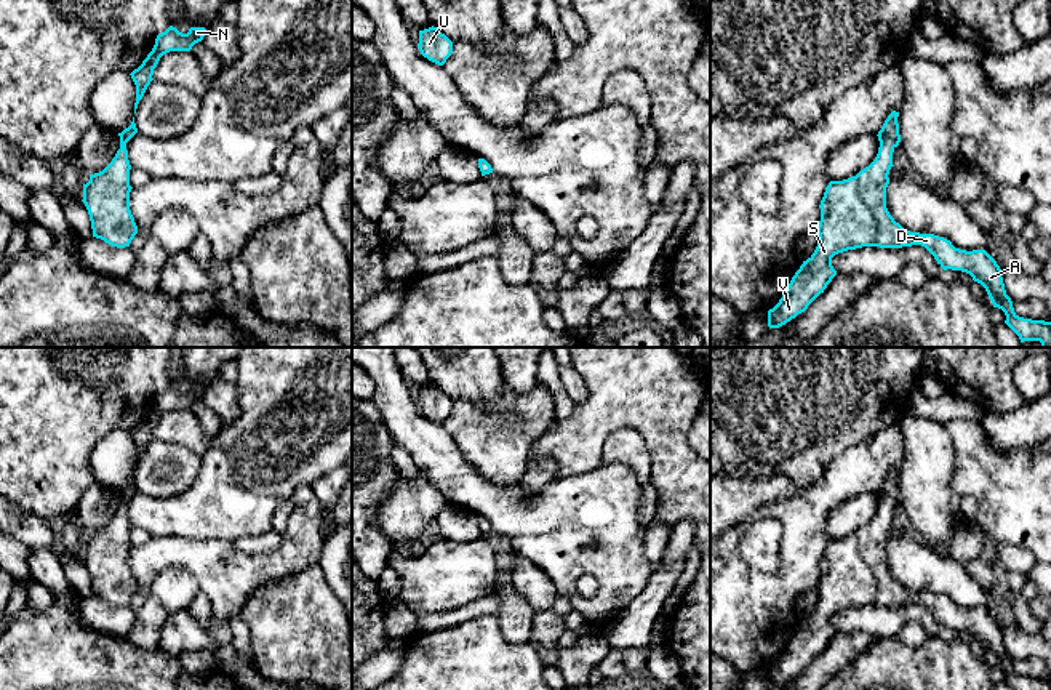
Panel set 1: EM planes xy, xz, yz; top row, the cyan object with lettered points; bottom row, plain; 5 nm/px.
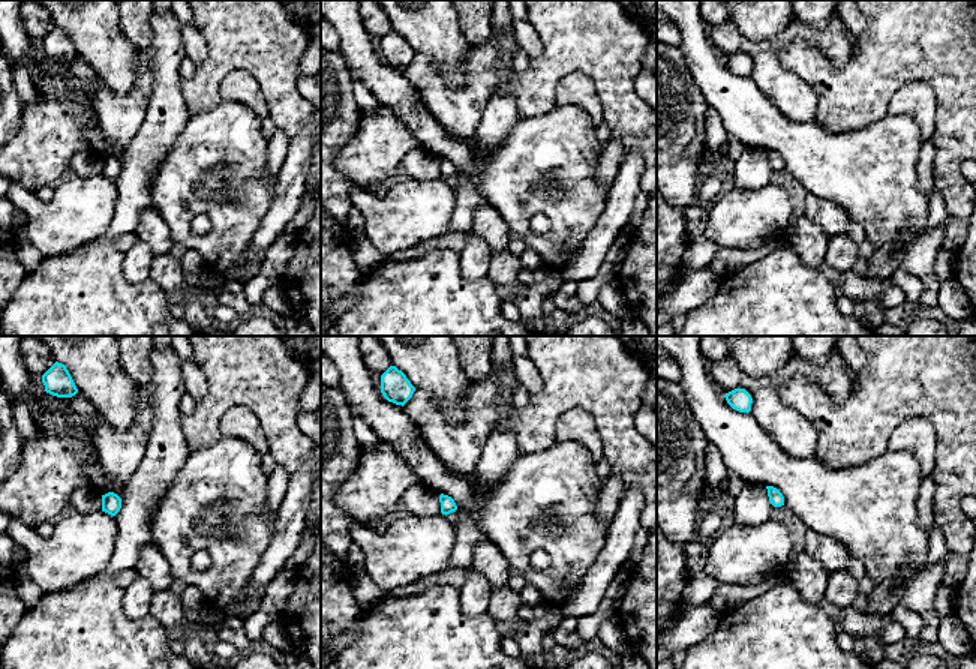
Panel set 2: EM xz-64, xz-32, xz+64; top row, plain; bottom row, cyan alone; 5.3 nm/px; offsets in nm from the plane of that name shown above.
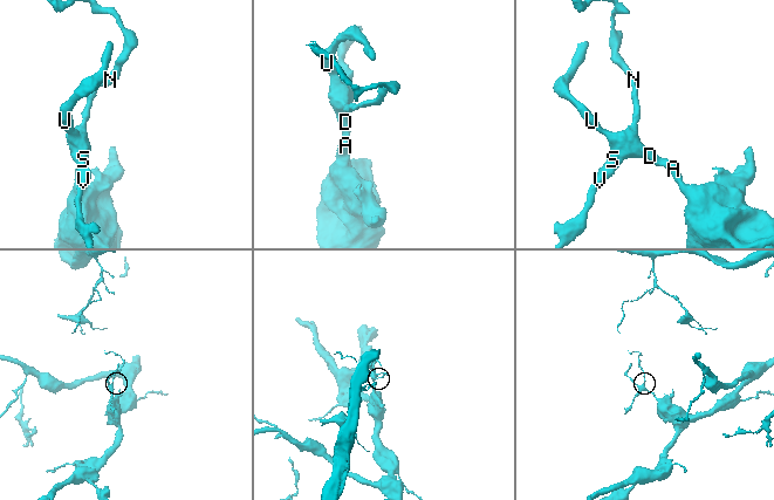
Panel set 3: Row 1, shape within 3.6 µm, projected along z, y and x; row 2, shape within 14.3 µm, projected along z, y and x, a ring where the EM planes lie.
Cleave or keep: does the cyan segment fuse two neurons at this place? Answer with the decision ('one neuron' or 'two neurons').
two neurons

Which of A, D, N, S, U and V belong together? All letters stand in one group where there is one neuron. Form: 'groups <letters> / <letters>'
groups A D S V / N U

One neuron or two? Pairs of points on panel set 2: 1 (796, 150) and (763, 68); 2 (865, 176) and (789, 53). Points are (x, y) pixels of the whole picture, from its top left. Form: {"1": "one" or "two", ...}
{"1": "two", "2": "two"}

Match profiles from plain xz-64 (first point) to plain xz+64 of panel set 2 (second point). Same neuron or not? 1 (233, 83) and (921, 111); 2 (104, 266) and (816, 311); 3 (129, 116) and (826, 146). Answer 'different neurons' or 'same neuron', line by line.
1: same neuron
2: same neuron
3: different neurons

